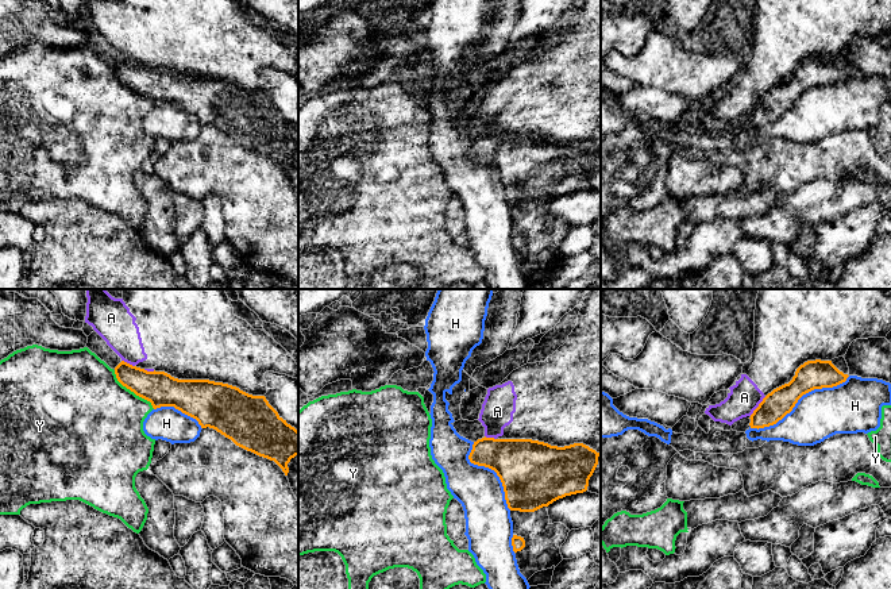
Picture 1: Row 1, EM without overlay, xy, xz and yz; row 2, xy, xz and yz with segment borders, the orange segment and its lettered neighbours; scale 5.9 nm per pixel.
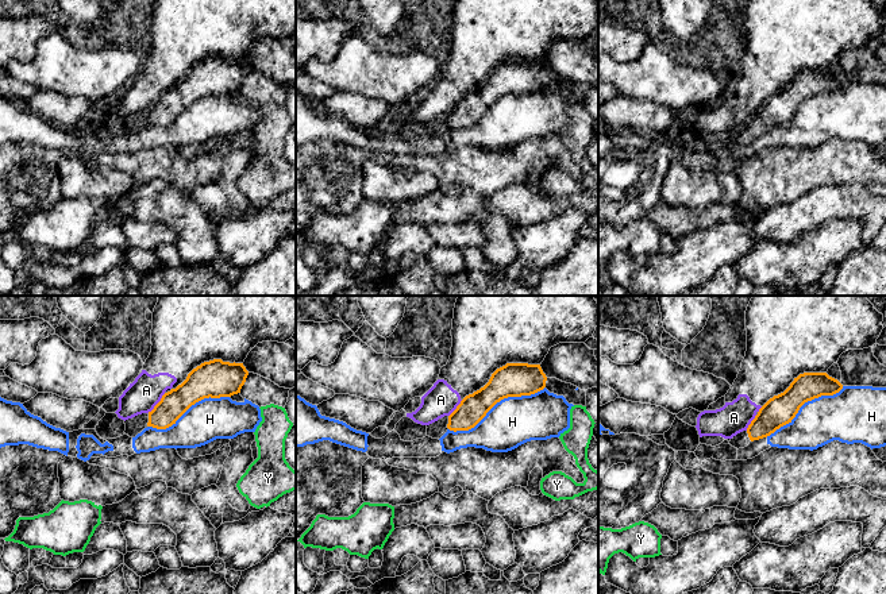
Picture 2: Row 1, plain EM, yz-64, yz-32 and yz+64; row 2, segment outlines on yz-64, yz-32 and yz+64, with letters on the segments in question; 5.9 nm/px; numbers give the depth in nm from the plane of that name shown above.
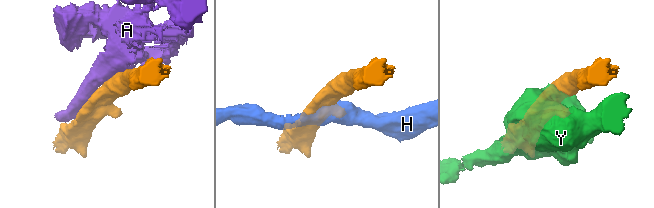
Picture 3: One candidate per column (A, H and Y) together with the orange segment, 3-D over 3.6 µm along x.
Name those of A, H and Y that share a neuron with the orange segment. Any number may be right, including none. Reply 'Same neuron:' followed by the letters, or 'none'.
Same neuron: none

